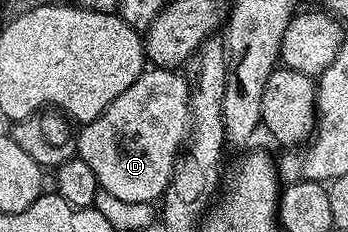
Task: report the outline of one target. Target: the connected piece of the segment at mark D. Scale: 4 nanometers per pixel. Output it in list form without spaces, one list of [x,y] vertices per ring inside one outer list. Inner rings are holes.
[[[145,68],[144,72],[98,119],[87,122],[80,133],[80,138],[75,138],[76,152],[94,171],[94,179],[98,179],[101,190],[117,199],[129,203],[156,203],[163,198],[168,180],[176,169],[176,158],[181,156],[185,148],[192,123],[192,112],[188,106],[190,81],[183,72],[174,69]]]

